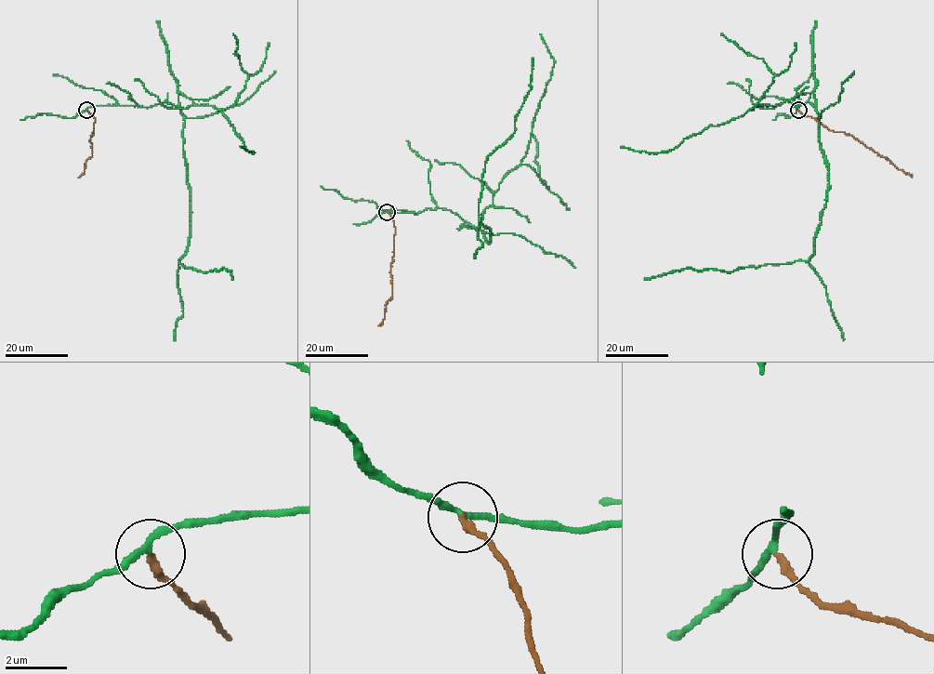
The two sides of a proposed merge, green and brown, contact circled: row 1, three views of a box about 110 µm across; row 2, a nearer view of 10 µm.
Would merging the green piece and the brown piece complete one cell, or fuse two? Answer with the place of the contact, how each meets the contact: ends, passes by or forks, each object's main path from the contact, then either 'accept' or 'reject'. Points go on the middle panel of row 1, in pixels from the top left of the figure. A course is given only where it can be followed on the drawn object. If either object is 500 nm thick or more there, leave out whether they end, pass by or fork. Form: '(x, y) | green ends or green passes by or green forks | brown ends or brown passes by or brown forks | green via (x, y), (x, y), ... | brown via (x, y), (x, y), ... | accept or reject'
(387, 212) | green passes by | brown ends | green via (387, 211), (450, 209), (490, 240), (479, 220), (485, 161), (514, 131), (533, 57) | brown via (387, 211), (396, 231), (390, 270), (392, 296), (386, 305), (384, 320), (378, 325) | accept

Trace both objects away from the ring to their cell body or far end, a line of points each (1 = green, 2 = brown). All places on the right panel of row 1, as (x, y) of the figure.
1: (797, 110), (806, 101), (815, 107), (828, 170), (813, 254), (643, 279)
2: (797, 110), (830, 130), (851, 135), (912, 178)

